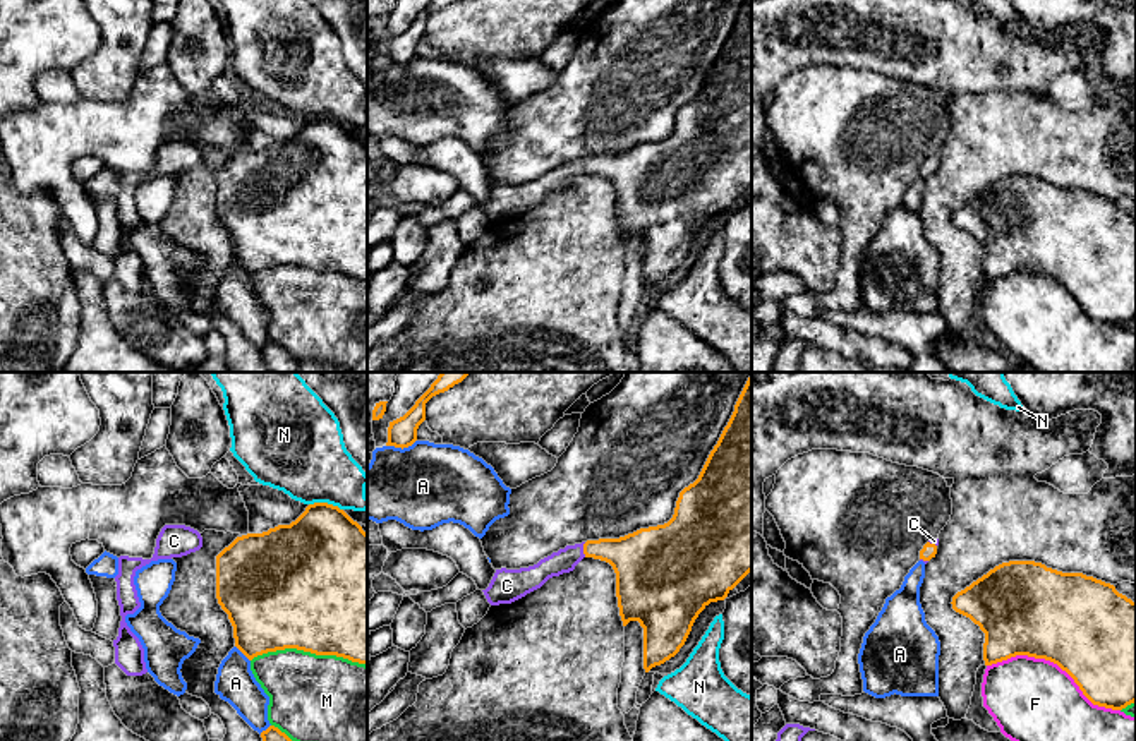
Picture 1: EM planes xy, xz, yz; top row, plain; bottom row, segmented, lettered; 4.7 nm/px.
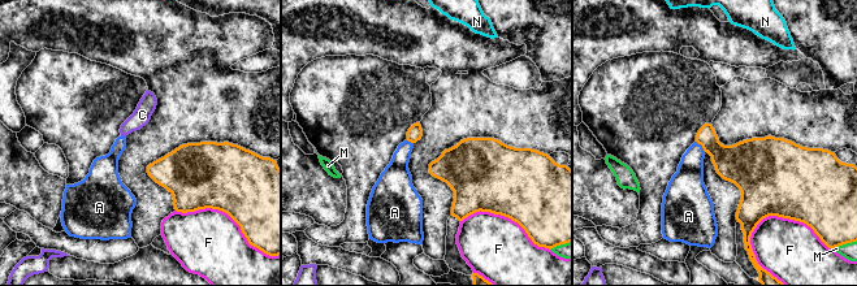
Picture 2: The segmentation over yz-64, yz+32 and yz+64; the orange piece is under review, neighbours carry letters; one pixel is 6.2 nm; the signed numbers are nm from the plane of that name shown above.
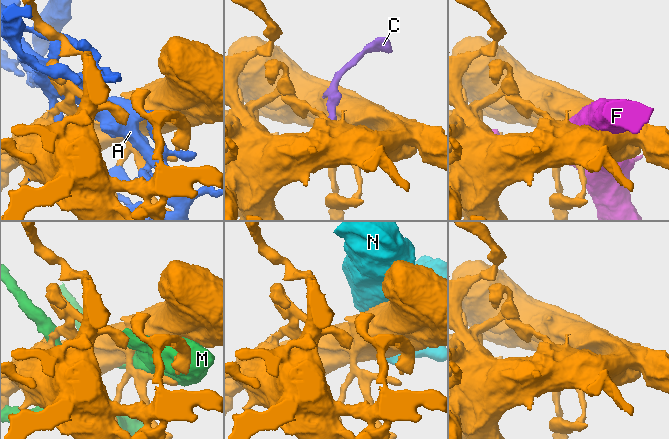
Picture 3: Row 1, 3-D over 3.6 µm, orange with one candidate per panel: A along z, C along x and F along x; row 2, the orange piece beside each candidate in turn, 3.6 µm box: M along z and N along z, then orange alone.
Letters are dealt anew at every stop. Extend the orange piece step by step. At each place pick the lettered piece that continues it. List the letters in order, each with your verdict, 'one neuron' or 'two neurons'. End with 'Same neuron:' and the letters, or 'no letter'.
A: two neurons
C: one neuron
F: two neurons
M: two neurons
N: two neurons
Same neuron: C

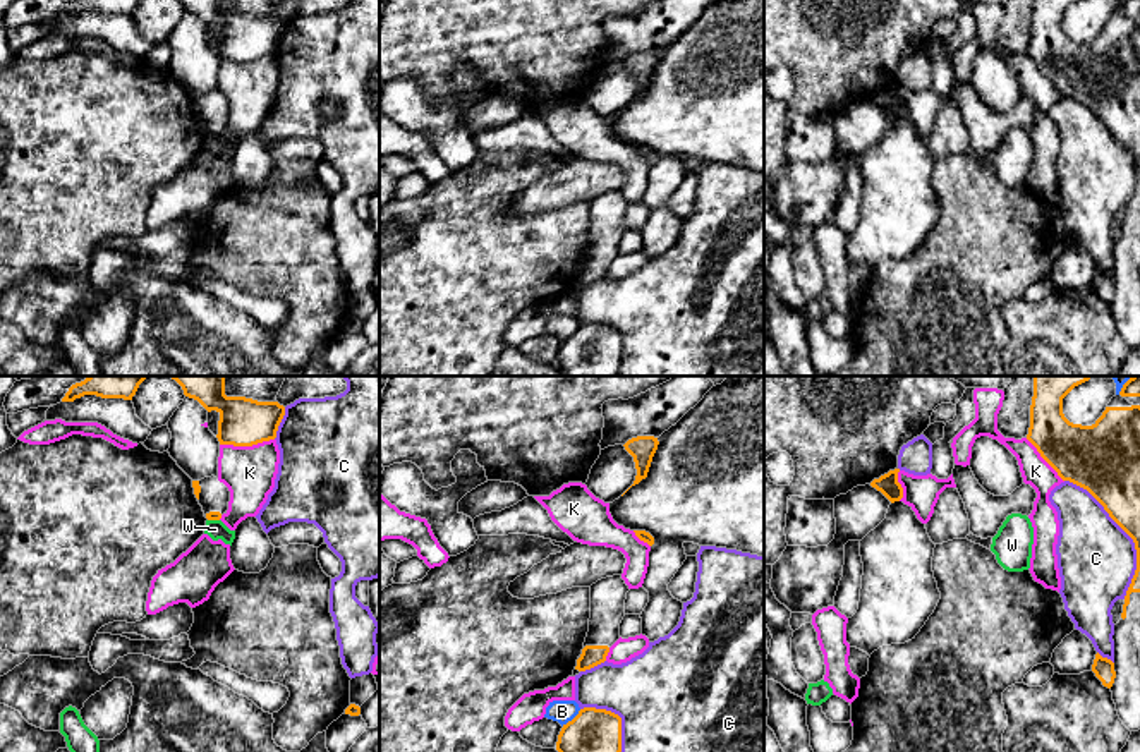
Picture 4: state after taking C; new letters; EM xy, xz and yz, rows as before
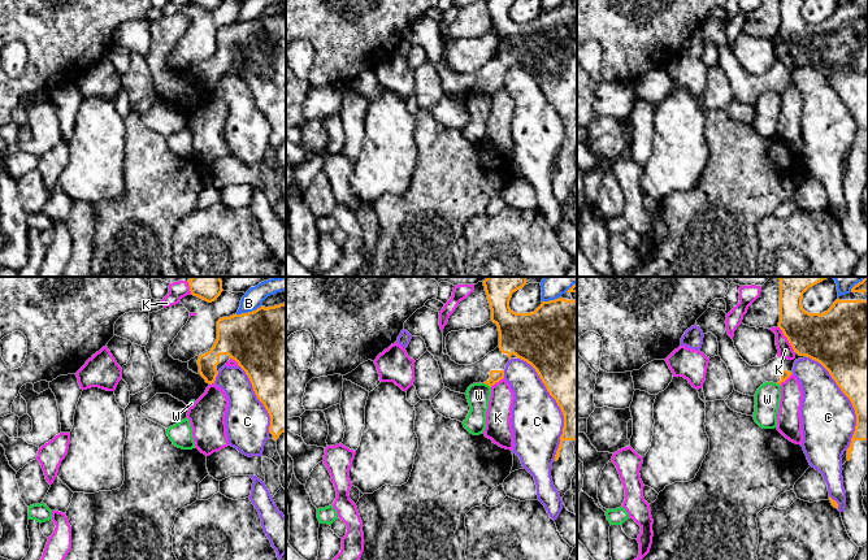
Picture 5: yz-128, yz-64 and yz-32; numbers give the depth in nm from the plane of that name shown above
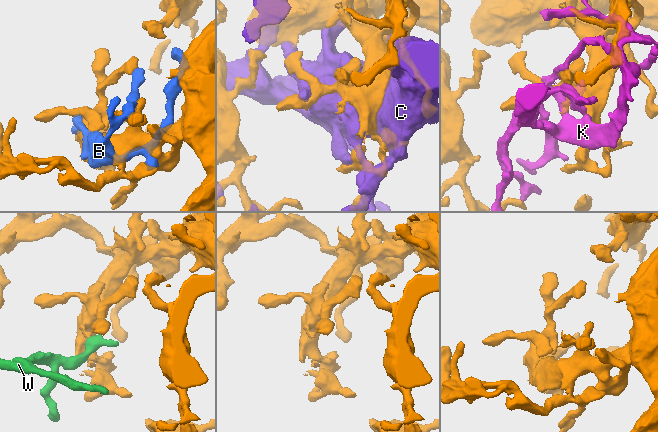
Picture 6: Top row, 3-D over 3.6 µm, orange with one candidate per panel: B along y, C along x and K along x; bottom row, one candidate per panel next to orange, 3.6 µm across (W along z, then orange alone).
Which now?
B: two neurons
C: two neurons
K: two neurons
W: two neurons
Same neuron: no letter

